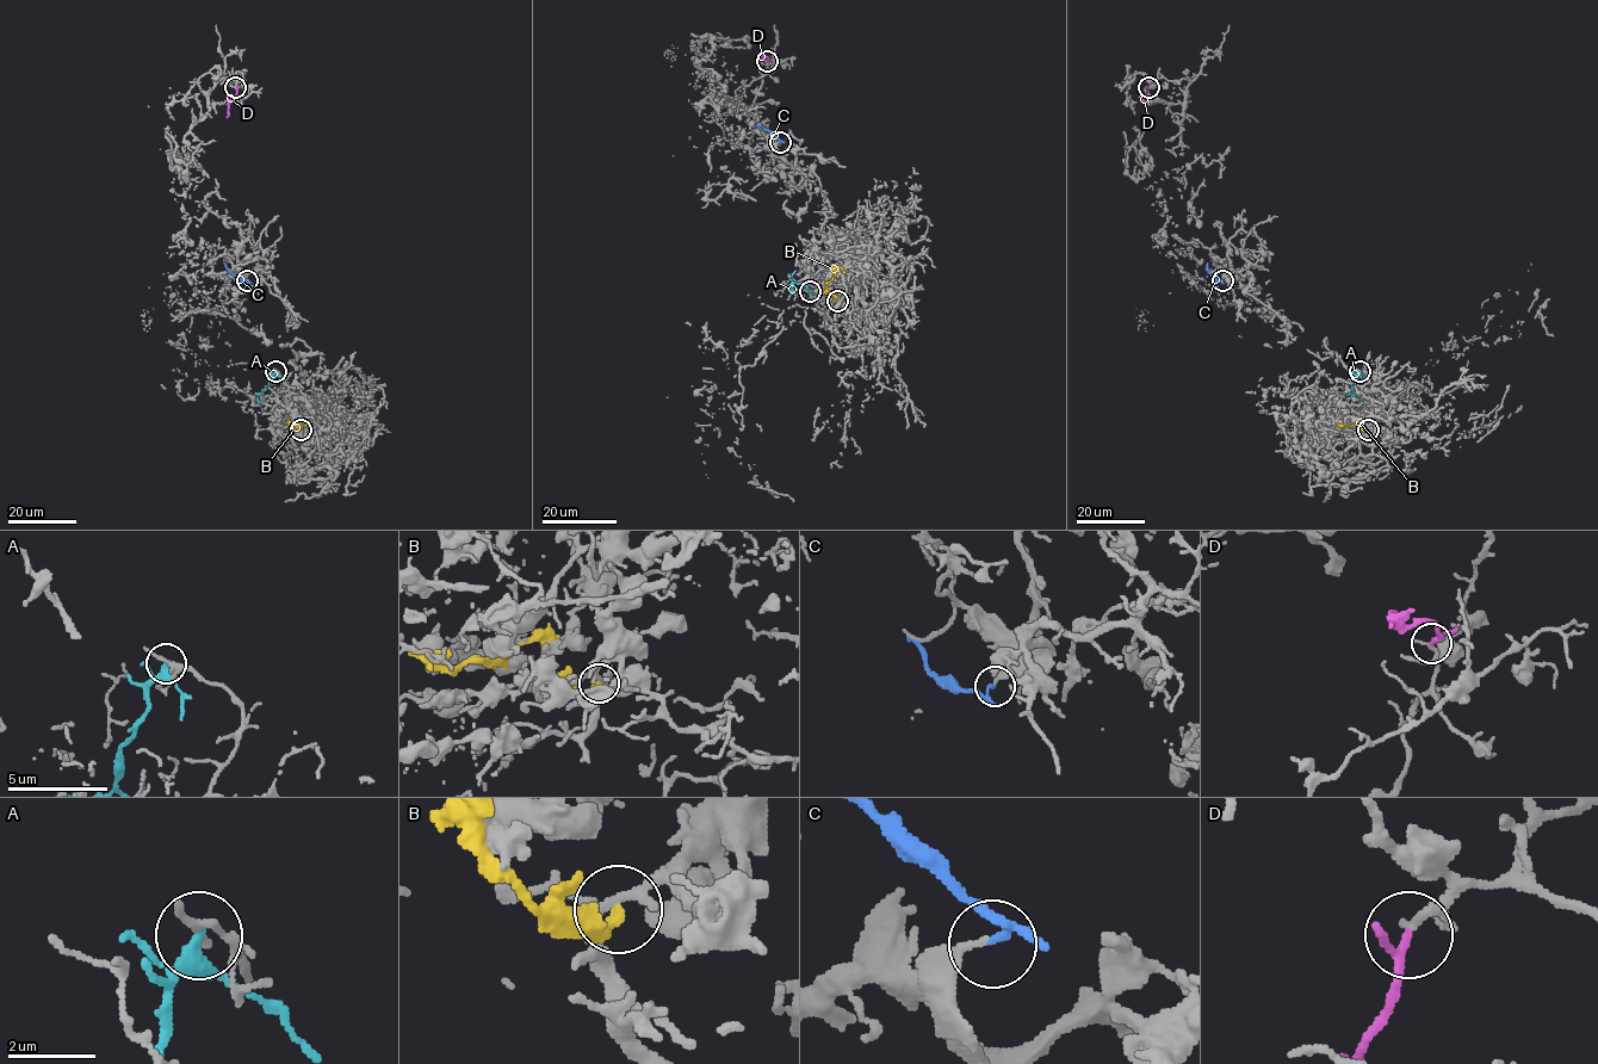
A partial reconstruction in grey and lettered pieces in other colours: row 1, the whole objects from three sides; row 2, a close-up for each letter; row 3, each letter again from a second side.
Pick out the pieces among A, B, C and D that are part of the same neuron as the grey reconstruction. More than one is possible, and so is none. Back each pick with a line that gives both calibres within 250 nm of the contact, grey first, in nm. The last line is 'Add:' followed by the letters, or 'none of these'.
D: 160 nm thick on the grey side, 160 nm on the other
Add: D

